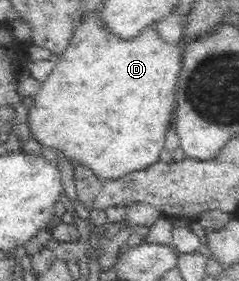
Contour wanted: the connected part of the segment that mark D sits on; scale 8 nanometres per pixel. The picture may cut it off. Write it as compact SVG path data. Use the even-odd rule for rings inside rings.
M86 19L83 21L74 35L70 37L70 43L68 47L59 55L55 66L52 68L50 75L41 82L41 86L33 97L33 103L28 113L28 125L33 137L40 144L48 146L55 151L62 150L66 155L68 161L72 164L72 167L76 165L83 165L83 167L90 167L90 170L101 180L108 181L108 179L120 179L124 175L129 175L134 171L141 171L147 169L151 164L156 163L159 160L160 153L165 149L165 134L166 131L172 126L174 120L174 114L176 109L176 83L178 83L178 77L180 77L180 71L182 71L182 55L184 54L184 46L180 44L180 41L166 42L166 39L162 38L162 35L158 34L158 31L154 30L154 27L145 27L138 35L126 39L120 38L120 36L110 32L110 28L102 26L102 22L98 19Z

